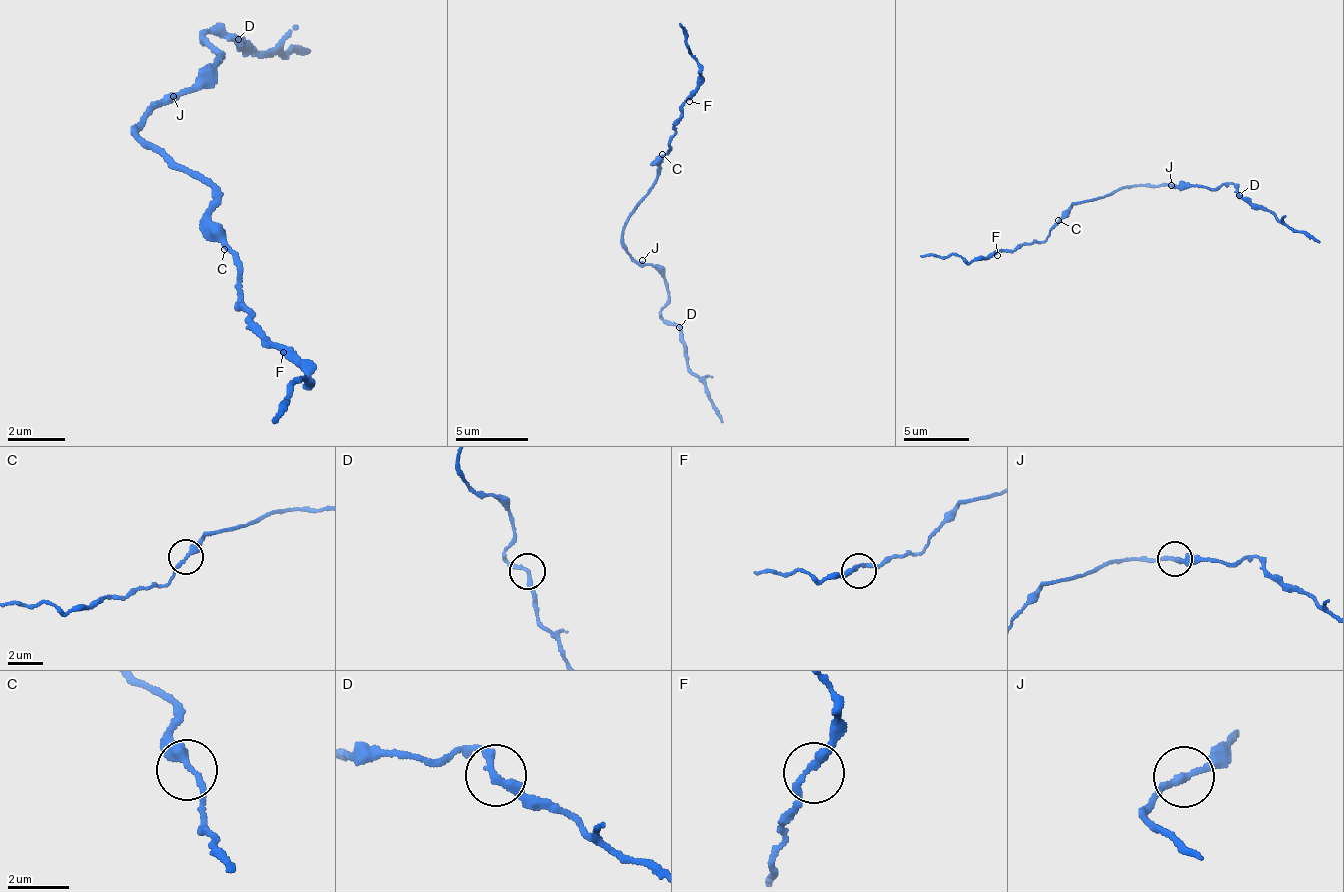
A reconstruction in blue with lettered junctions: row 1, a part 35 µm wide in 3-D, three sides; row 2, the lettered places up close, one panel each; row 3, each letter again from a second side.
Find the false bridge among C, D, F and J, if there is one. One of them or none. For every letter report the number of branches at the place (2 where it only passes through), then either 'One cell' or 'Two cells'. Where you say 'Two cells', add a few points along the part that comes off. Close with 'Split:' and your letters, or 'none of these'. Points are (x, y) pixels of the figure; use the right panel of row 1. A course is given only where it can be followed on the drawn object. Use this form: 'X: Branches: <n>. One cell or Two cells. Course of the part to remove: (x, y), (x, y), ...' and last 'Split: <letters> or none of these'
C: Branches: 2. One cell
D: Branches: 2. One cell
F: Branches: 2. One cell
J: Branches: 2. One cell
Split: none of these

